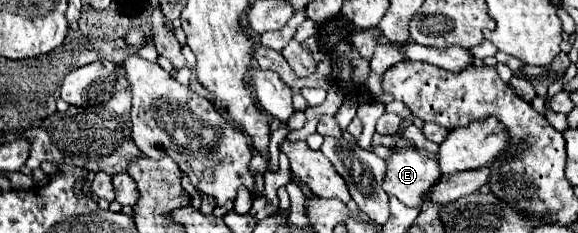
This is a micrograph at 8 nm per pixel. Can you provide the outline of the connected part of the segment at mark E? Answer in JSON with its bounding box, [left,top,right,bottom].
[383,146,439,208]

